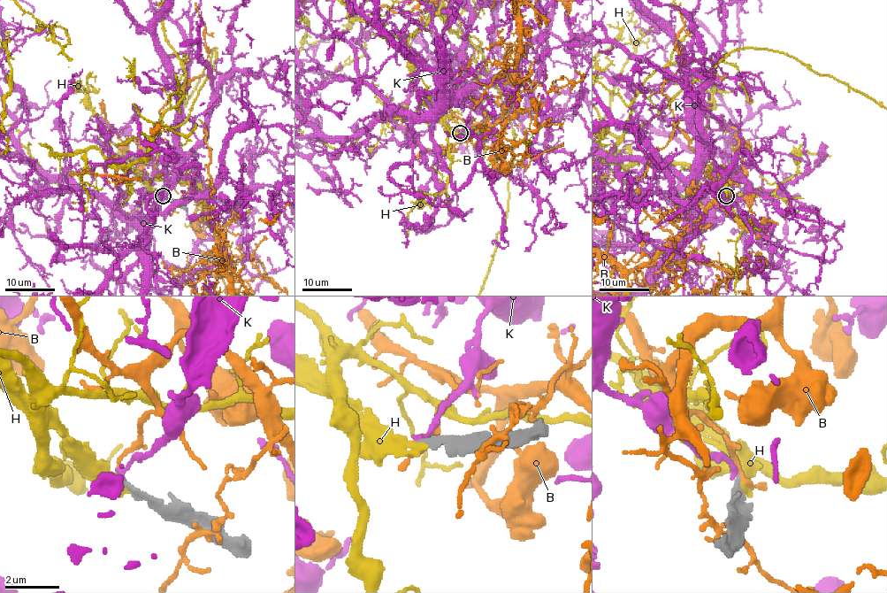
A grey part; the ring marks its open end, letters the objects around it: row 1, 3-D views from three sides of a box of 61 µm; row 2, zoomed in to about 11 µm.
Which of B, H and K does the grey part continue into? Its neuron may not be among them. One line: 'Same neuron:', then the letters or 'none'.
Same neuron: H

